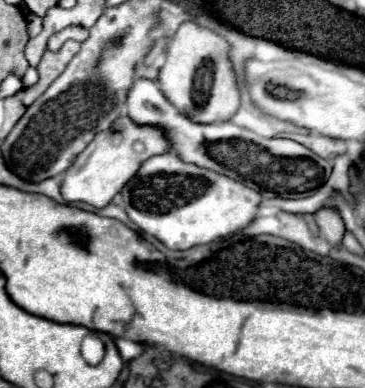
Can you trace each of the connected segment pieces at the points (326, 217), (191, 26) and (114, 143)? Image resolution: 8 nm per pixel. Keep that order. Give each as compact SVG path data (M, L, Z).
M320 210L314 214L314 218L316 218L316 224L318 224L320 232L324 234L324 238L330 244L340 246L340 238L346 230L344 230L344 222L338 216L338 212L336 210Z
M192 20L180 24L166 50L166 62L158 76L164 96L178 108L178 112L194 122L204 124L232 118L240 106L240 90L228 52L230 44L214 30L204 28Z
M122 116L112 124L110 130L98 132L98 136L94 136L86 150L66 170L62 178L62 196L66 202L86 202L94 208L104 208L126 186L130 176L138 172L144 160L168 150L170 144L166 144L166 136L162 136L158 128L142 128L128 116Z

